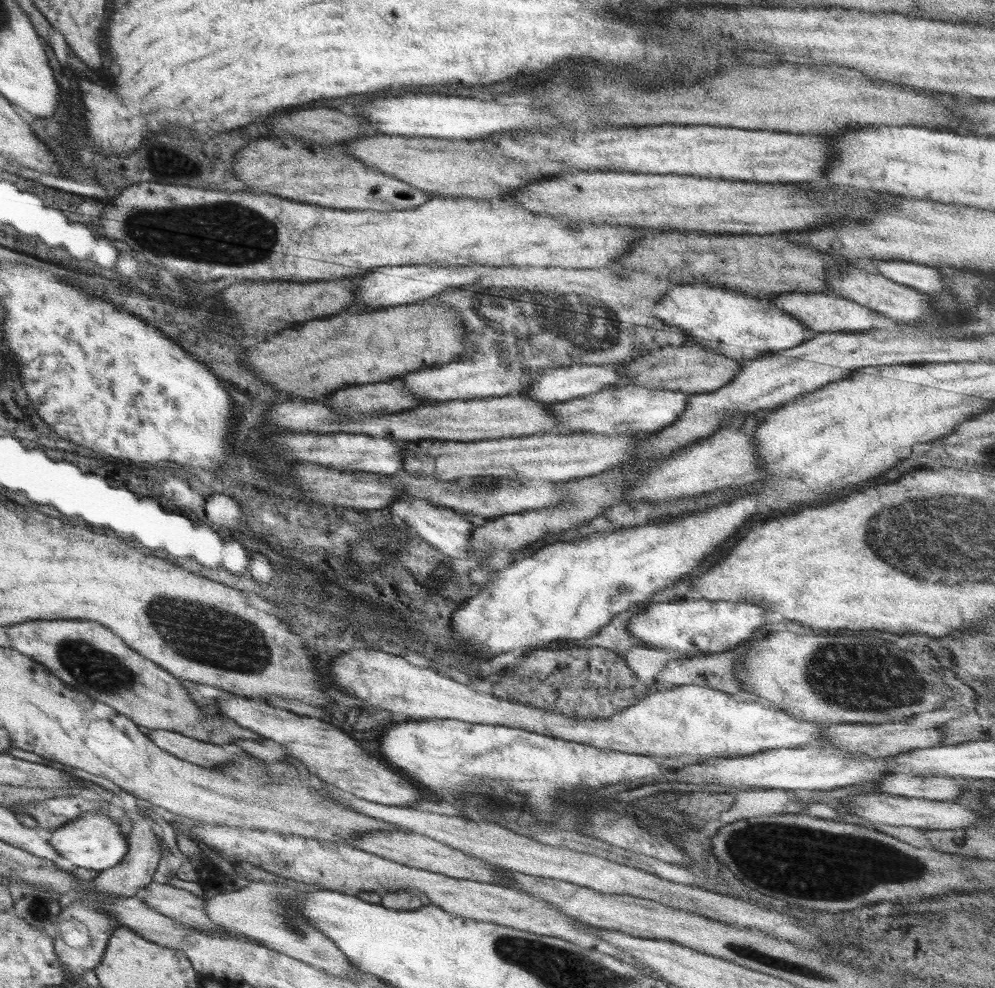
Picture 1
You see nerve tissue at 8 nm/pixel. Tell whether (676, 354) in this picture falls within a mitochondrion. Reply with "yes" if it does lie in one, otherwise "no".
no

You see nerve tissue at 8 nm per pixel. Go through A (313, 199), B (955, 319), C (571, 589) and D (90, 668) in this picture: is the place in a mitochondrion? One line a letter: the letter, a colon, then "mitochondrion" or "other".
A: other
B: mitochondrion
C: other
D: mitochondrion

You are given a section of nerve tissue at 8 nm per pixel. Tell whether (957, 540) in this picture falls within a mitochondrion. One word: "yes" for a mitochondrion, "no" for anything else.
yes

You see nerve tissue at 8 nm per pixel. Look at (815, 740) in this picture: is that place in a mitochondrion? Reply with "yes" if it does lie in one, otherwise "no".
no

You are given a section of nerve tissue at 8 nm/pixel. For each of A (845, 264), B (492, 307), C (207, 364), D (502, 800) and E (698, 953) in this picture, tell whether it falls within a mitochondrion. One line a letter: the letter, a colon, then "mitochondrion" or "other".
A: other
B: mitochondrion
C: other
D: mitochondrion
E: other

